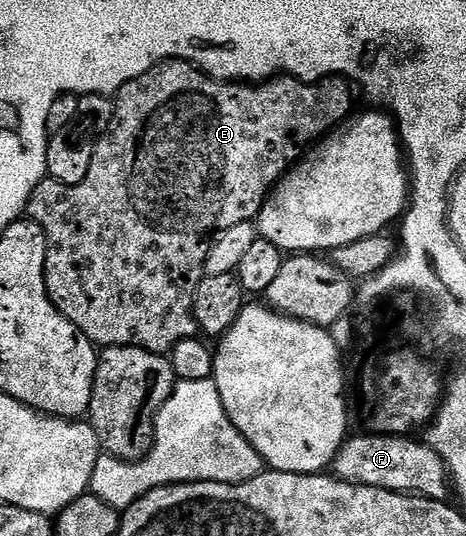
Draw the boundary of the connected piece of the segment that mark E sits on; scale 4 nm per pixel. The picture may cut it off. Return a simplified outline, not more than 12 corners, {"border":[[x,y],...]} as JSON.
{"border":[[159,63],[47,177],[49,300],[101,349],[194,338],[213,238],[350,118],[341,77]]}

